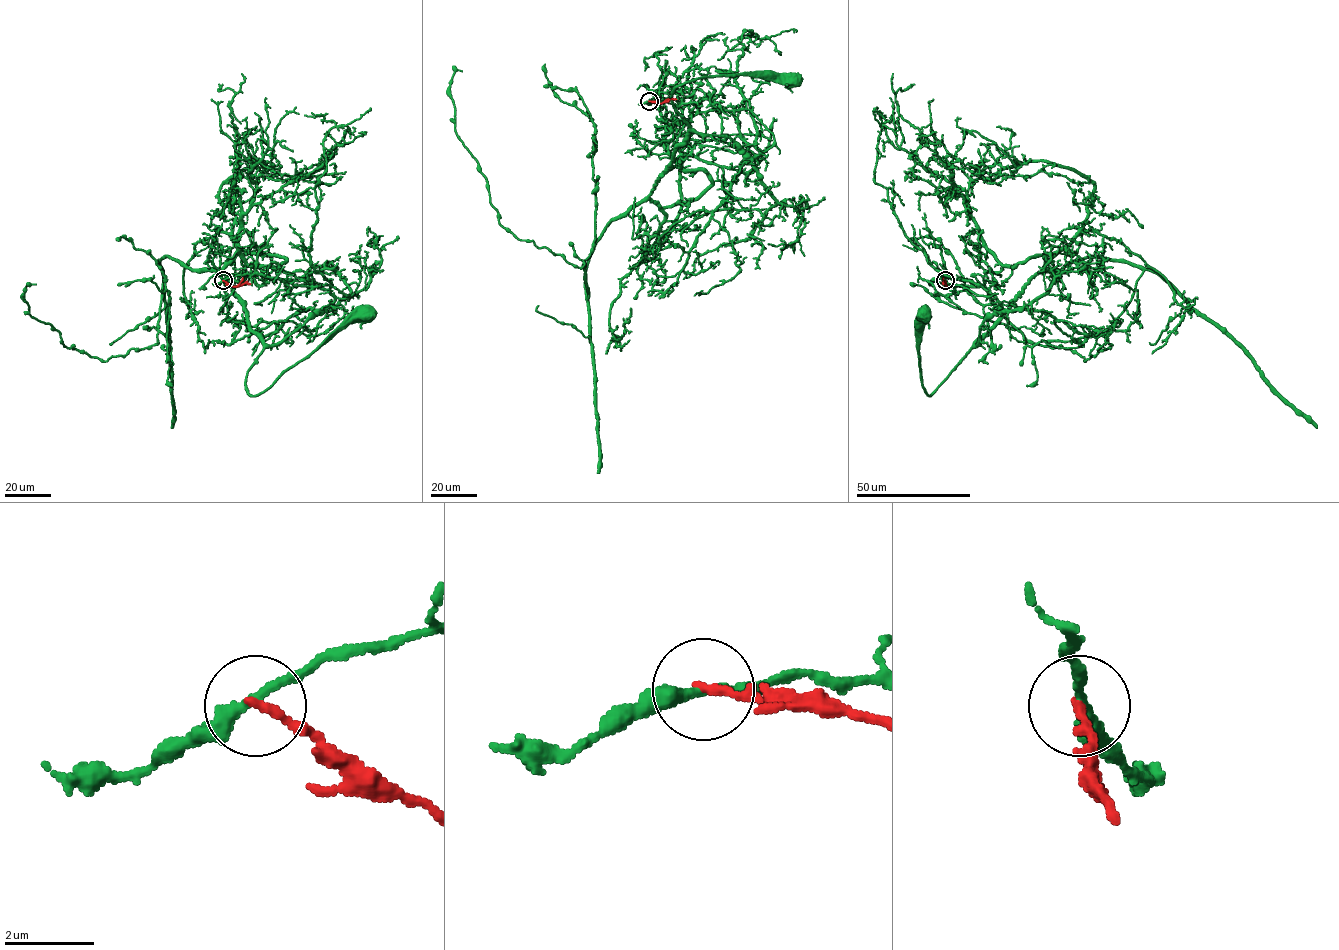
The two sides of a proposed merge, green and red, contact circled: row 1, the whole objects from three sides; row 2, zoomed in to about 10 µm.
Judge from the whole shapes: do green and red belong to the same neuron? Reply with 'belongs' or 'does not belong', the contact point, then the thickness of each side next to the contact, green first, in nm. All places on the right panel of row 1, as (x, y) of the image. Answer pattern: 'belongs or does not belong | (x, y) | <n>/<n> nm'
does not belong | (945, 280) | 240/190 nm

